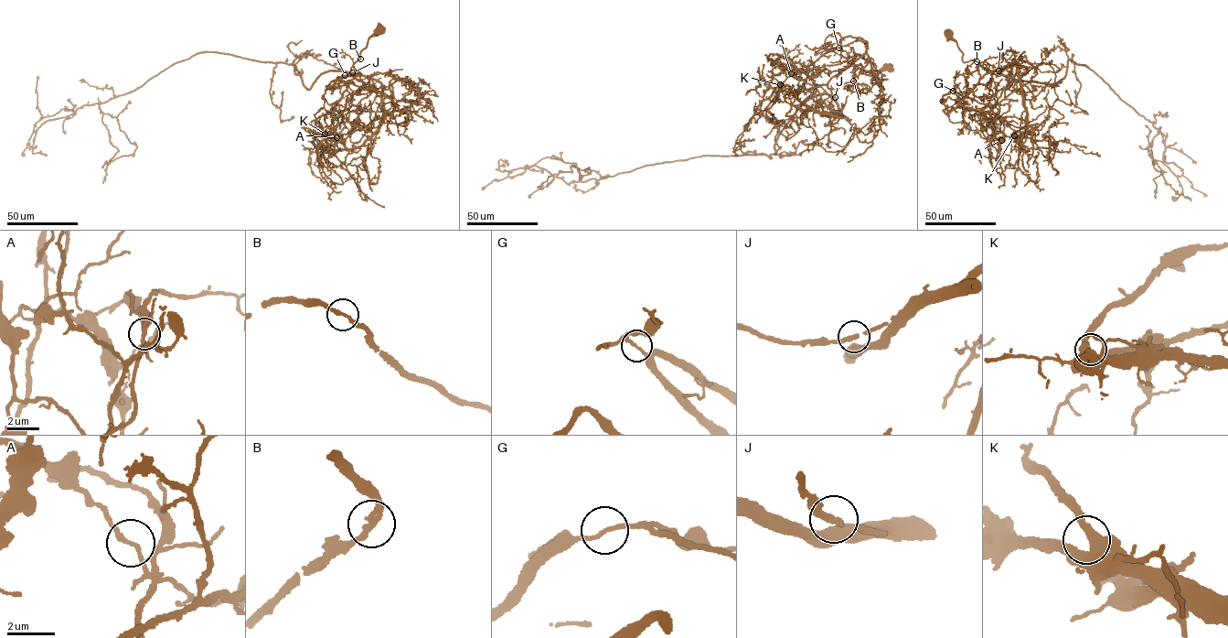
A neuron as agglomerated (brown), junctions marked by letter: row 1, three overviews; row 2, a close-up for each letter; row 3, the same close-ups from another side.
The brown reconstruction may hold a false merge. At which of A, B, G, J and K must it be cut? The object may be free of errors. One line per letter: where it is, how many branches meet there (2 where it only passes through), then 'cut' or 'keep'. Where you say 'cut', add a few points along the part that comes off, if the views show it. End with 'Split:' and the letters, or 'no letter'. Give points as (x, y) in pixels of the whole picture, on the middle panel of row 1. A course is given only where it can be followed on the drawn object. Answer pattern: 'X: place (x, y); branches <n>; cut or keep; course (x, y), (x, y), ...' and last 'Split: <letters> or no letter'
A: place (791, 73); branches 2; cut; course (791, 73), (780, 67), (825, 84), (866, 53), (884, 89), (873, 62), (842, 56), (839, 34), (806, 46)
B: place (853, 81); branches 2; keep
G: place (838, 48); branches 2; keep
J: place (835, 97); branches 2; keep
K: place (780, 84); branches 2; keep
Split: A

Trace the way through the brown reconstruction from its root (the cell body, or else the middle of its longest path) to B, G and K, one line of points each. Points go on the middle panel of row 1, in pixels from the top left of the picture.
B: (890, 69), (867, 71), (858, 68), (853, 81)
G: (890, 69), (856, 70), (854, 80), (836, 91), (834, 113), (813, 94), (816, 88), (808, 67), (838, 48)
K: (890, 69), (856, 70), (854, 80), (836, 91), (834, 113), (804, 70), (791, 66), (793, 75), (780, 84)

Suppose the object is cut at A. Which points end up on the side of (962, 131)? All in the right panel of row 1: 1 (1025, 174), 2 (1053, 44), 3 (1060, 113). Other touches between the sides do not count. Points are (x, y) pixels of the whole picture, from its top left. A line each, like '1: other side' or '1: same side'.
1: other side
2: other side
3: same side

